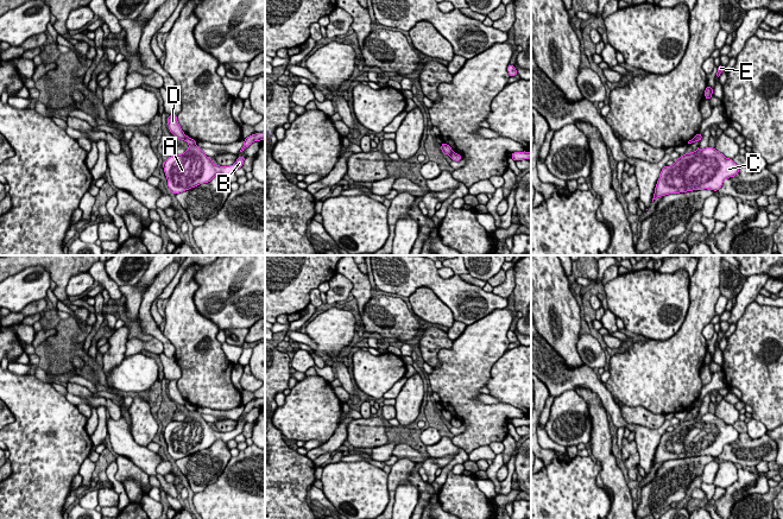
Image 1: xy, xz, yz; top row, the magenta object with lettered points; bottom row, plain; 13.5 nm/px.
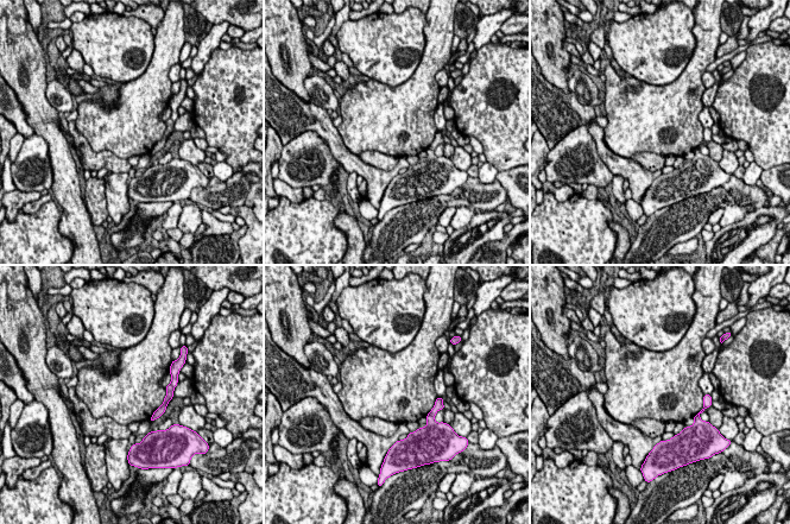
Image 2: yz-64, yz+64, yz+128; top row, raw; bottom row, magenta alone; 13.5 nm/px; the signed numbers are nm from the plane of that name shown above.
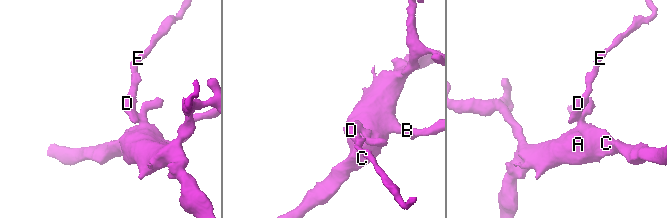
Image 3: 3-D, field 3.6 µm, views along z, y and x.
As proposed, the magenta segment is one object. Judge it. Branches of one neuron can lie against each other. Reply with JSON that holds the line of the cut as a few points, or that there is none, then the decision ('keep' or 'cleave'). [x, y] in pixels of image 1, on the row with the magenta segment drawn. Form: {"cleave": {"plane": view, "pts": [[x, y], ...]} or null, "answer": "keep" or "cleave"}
{"cleave": {"plane": "xy", "pts": [[187, 135], [184, 139]]}, "answer": "cleave"}

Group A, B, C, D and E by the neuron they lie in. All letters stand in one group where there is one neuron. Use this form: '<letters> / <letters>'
A B C / D E

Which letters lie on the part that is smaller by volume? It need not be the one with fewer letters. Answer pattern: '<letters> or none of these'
D, E

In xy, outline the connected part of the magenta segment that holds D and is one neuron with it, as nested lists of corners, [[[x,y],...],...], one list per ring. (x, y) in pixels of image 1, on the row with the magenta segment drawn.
[[[172,114],[172,115],[169,115],[168,116],[168,125],[169,125],[169,129],[170,132],[177,138],[177,139],[181,139],[181,140],[185,140],[185,134],[184,132],[182,131],[178,121],[177,121],[177,114]]]

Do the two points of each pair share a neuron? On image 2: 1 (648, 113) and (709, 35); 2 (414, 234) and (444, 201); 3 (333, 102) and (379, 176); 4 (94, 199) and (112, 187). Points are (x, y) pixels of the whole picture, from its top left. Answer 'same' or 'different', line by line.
1: same
2: same
3: different
4: different

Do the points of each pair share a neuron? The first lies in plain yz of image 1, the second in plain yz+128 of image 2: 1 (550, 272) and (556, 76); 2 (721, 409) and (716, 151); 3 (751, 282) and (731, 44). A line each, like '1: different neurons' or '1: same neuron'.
1: same neuron
2: different neurons
3: different neurons

